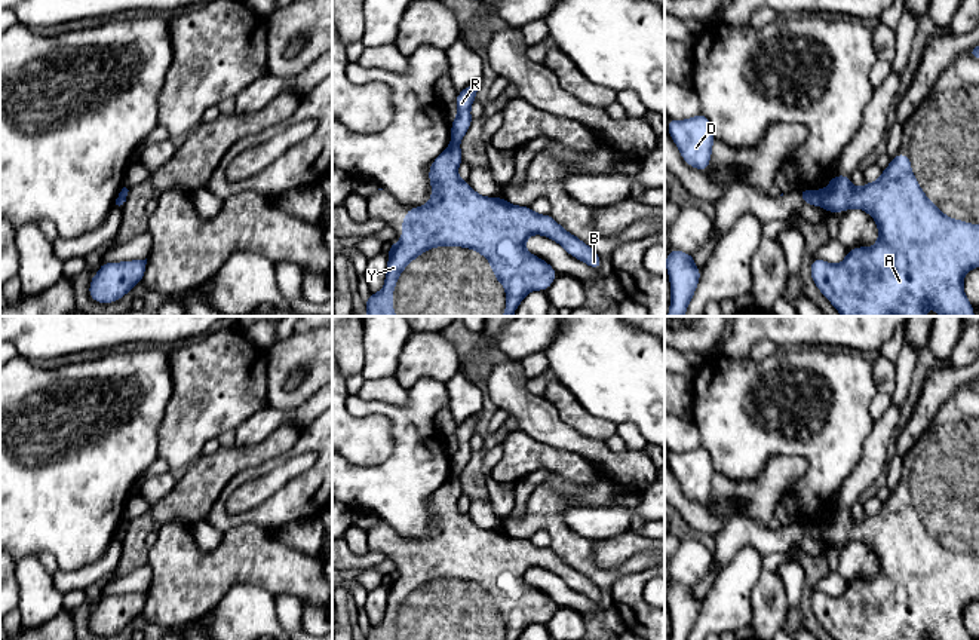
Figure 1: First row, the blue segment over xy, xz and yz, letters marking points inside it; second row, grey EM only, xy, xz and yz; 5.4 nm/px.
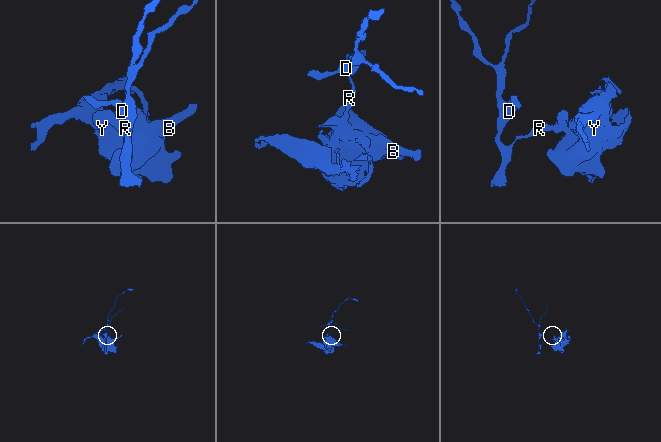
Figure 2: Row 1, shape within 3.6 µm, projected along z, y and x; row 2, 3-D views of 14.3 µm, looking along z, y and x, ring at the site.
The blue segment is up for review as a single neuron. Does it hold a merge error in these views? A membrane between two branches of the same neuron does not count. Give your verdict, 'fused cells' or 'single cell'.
fused cells

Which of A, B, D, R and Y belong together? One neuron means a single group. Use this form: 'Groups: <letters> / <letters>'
Groups: A B Y / D R

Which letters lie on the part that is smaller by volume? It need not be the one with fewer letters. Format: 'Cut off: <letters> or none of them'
Cut off: D, R

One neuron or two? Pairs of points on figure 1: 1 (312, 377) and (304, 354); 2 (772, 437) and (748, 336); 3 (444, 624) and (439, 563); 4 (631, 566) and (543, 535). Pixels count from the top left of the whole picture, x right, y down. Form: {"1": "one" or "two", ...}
{"1": "one", "2": "two", "3": "one", "4": "two"}

